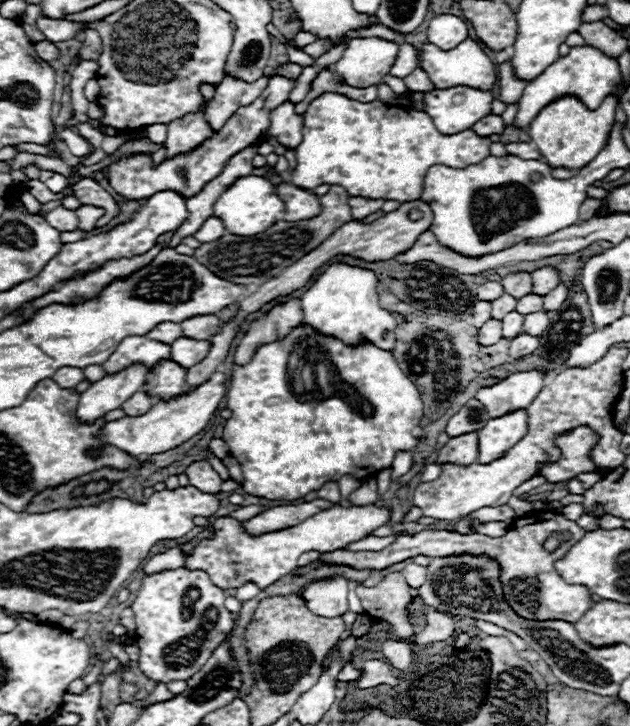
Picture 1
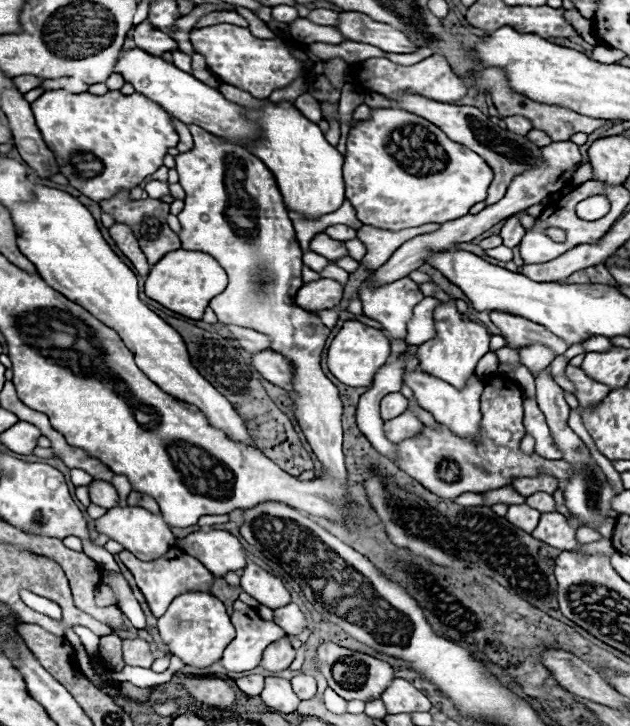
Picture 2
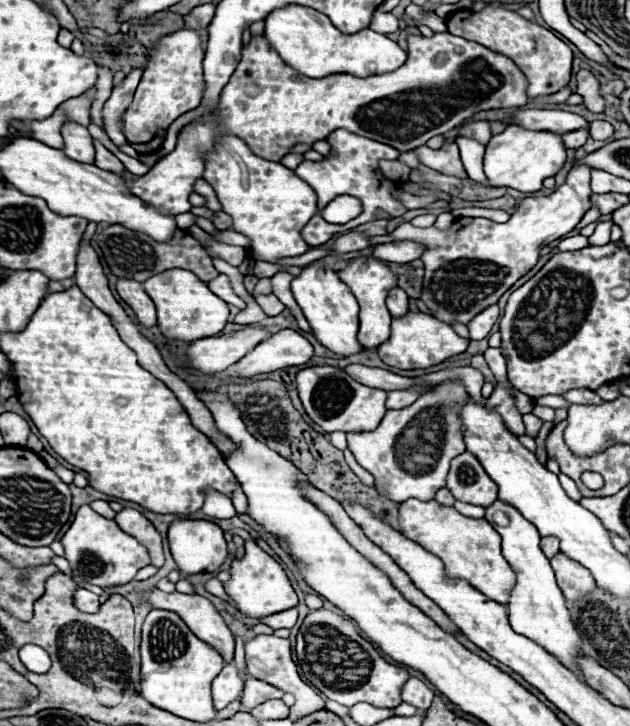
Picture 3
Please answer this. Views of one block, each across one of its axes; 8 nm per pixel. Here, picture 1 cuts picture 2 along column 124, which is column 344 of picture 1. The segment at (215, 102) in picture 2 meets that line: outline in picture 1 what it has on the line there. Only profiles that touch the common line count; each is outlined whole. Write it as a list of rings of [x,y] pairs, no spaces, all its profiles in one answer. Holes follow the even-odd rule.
[[[354,38],[344,50],[342,58],[326,68],[338,74],[348,86],[368,88],[376,86],[392,68],[398,44],[380,38]]]

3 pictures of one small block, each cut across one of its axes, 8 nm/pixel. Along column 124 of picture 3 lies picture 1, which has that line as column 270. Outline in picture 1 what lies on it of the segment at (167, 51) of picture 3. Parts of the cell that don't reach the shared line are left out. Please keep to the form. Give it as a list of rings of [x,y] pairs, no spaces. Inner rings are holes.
[[[286,100],[282,106],[274,108],[268,114],[268,130],[266,134],[278,138],[278,142],[286,148],[296,148],[302,142],[302,124],[304,116],[296,114],[296,104]]]

